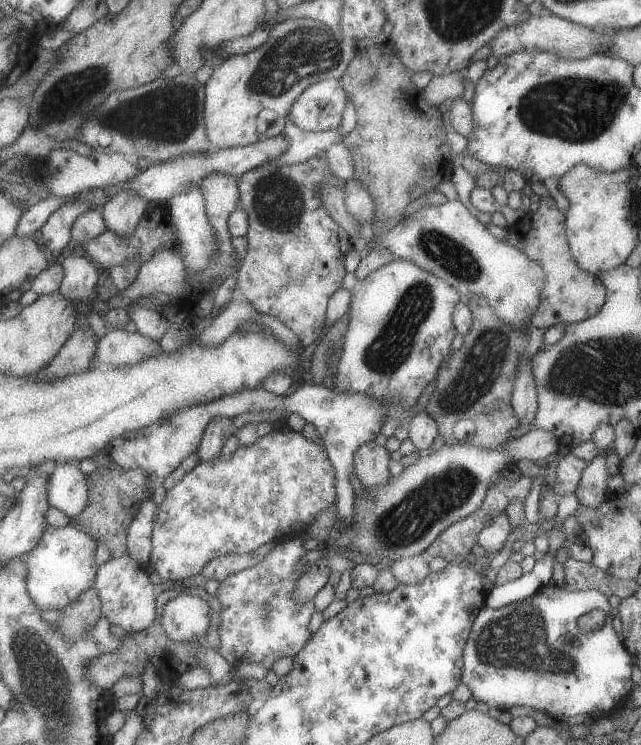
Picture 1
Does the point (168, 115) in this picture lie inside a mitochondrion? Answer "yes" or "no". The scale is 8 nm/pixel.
yes

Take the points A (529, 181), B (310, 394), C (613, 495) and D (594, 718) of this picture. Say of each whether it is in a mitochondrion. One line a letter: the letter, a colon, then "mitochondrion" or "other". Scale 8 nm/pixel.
A: other
B: other
C: other
D: other

